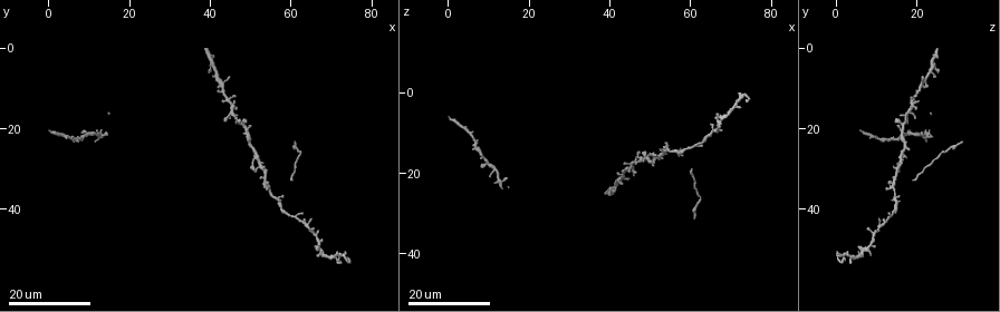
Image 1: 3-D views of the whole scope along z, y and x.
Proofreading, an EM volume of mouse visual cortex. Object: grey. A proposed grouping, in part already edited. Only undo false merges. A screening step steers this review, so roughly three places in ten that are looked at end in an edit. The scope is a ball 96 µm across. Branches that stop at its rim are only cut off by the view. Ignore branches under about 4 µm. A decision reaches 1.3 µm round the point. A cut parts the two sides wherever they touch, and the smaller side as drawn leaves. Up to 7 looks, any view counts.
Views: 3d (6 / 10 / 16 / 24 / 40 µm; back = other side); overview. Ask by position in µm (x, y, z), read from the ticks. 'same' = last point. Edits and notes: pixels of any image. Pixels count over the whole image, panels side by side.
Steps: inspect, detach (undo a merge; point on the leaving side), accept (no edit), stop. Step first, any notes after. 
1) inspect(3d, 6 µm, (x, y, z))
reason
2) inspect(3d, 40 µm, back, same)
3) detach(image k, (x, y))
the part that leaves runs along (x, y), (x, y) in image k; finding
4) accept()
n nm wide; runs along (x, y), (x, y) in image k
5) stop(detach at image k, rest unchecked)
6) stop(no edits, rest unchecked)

inspect(3d, 24 µm, (45.0, 16.0, 17.5))
four or more arms meet

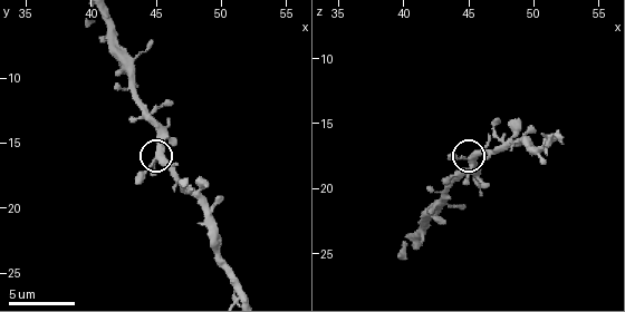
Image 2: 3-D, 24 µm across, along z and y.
inspect(3d, 6 µm, (45.2, 16.0, 17.8))
zoom in

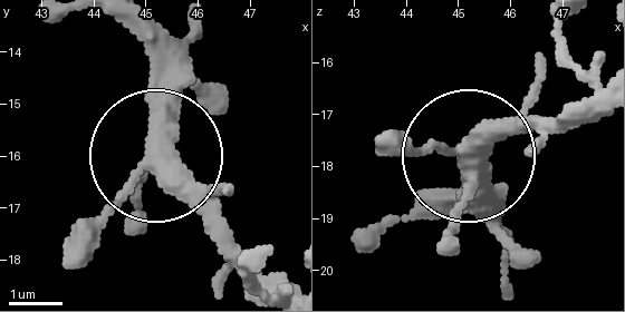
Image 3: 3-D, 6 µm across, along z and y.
accept()
runs along (178, 149), (160, 154), (169, 175), (270, 278) in image 3; continuous, no second neuron

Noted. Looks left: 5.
inspect(3d, 16 µm, (57.0, 38.0, 15.0))
looks like a crossing

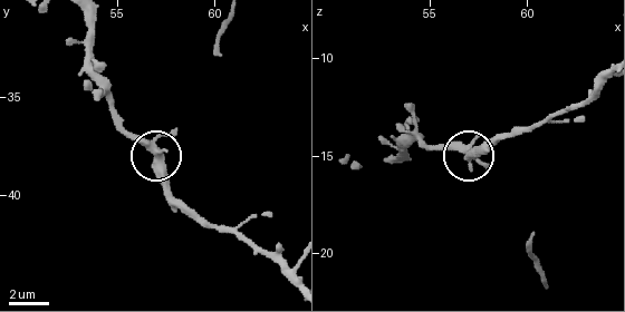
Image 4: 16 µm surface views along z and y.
inspect(3d, 6 µm, (57.0, 37.5, 14.7))

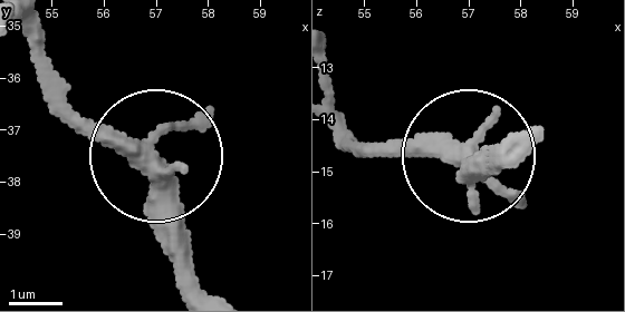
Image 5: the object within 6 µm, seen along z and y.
accept()
330 nm wide; runs along (333, 137), (346, 149), (467, 149), (480, 163), (528, 149) in image 5; continuous, no second neuron

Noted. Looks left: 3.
inspect(3d, 10 µm, (42.8, 10.8, 20.2))

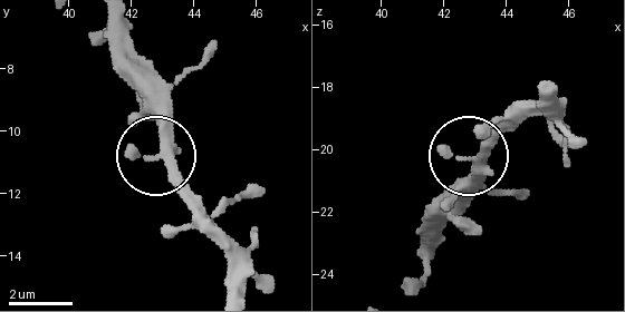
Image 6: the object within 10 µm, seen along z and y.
inspect(3d, 6 µm, same)
closer look

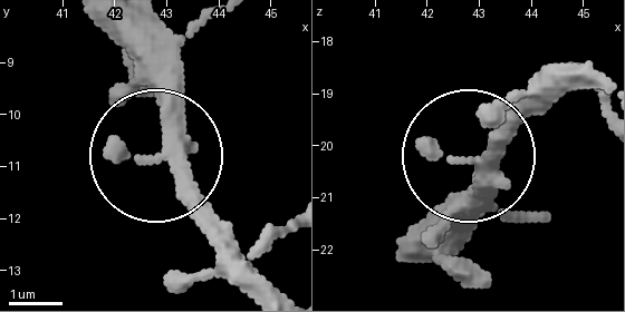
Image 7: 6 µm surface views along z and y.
accept()
340 nm wide; runs along (579, 81), (477, 157), (472, 218) in image 7; all the same neuron

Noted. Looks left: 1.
stop(no edits, rest unchecked)

